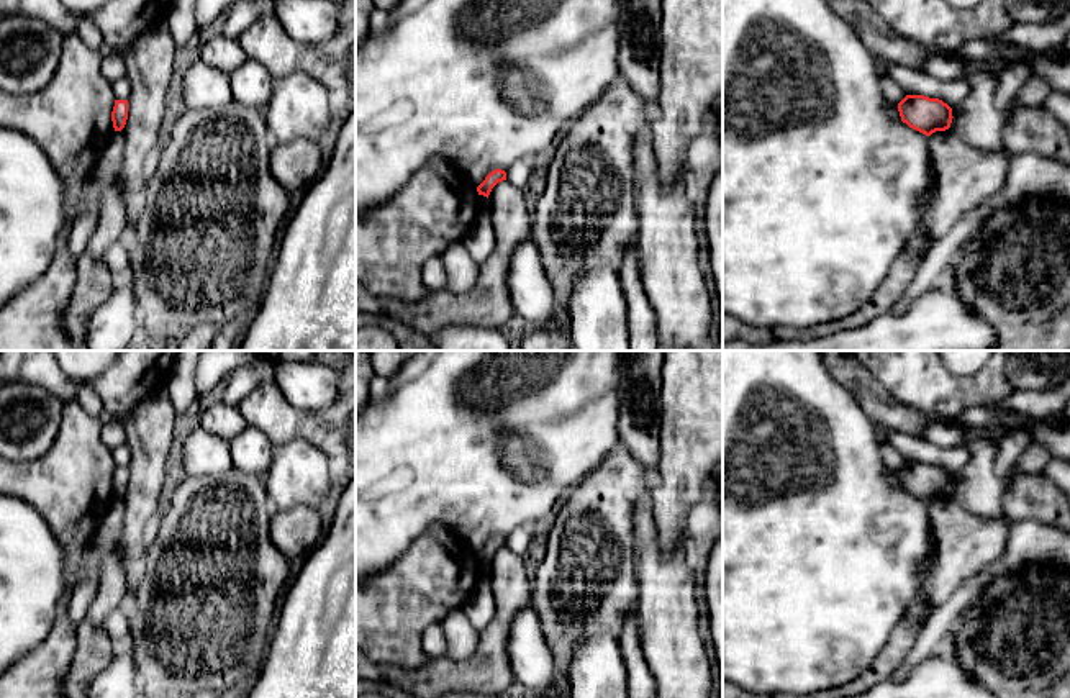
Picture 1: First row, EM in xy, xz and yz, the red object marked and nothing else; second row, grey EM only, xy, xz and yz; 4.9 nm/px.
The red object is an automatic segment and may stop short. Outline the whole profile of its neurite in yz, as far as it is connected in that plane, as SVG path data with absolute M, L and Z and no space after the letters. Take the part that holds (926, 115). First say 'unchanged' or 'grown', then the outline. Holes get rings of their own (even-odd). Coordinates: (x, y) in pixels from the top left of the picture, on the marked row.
unchanged; M906 95L898 111L903 123L926 136L949 129L954 118L947 103L924 95Z

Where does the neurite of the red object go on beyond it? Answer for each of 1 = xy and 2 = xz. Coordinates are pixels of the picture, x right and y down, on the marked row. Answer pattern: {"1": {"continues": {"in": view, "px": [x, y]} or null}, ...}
{"1": {"continues": null}, "2": {"continues": null}}

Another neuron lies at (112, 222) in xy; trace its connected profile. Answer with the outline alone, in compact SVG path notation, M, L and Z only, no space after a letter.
M113 131L95 167L102 185L102 208L98 224L87 242L85 252L102 262L105 262L108 247L129 226L121 180L123 149L125 138L121 131Z

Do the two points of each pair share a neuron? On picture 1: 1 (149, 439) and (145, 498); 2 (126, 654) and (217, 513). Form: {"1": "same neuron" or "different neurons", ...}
{"1": "same neuron", "2": "different neurons"}

